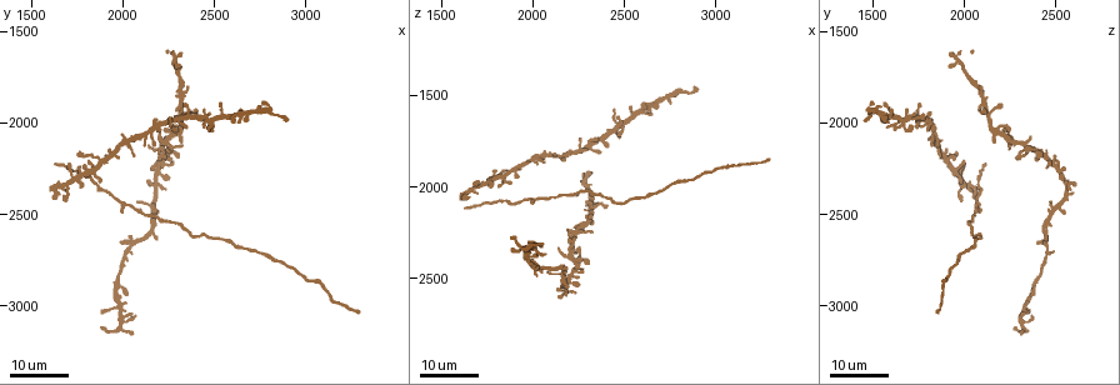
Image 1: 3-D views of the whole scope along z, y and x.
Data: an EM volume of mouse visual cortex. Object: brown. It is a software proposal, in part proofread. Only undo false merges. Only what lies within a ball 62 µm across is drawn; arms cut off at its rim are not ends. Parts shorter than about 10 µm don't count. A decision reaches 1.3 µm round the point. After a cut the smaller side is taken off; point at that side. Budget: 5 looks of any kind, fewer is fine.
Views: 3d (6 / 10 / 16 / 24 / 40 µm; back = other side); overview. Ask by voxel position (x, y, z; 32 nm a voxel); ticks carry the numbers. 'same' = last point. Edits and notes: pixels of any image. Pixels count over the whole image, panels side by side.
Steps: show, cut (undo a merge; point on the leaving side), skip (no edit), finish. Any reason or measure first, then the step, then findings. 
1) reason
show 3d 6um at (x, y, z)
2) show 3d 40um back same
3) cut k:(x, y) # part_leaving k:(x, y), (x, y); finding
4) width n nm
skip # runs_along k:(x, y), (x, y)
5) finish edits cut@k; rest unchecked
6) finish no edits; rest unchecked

sudden change in width
show 3d 16um at (3000, 2840, 1900)

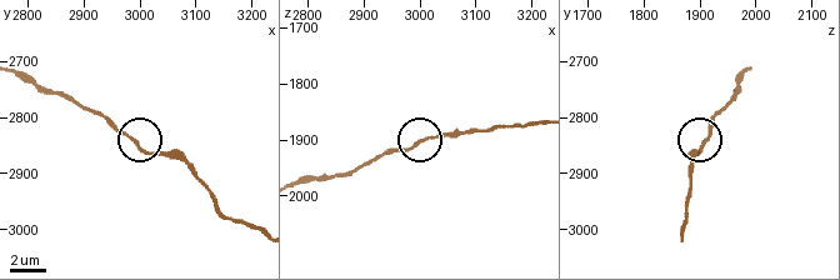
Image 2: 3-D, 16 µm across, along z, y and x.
show 3d 10um at (2985, 2835, 1915)

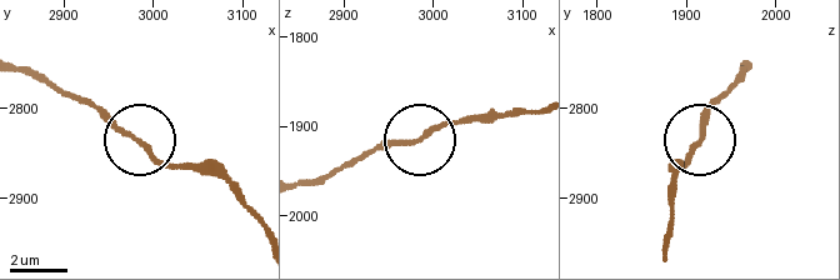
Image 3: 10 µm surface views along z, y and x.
skip # runs_along 3:(300, 181), (470, 119); one neuron here

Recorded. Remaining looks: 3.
show 3d 24um at (2660, 2680, 2020)

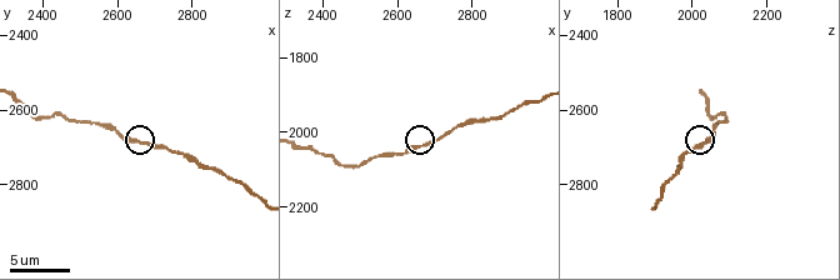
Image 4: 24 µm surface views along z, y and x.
closer look
show 3d 10um at (2660, 2690, 2030)

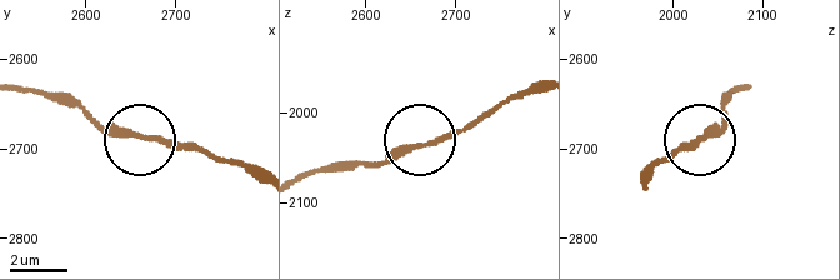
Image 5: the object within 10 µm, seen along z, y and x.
width 220 nm
skip # runs_along 5:(305, 176), (369, 165), (481, 121); continuous, no second neuron

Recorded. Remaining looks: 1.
finish no edits; rest unchecked

